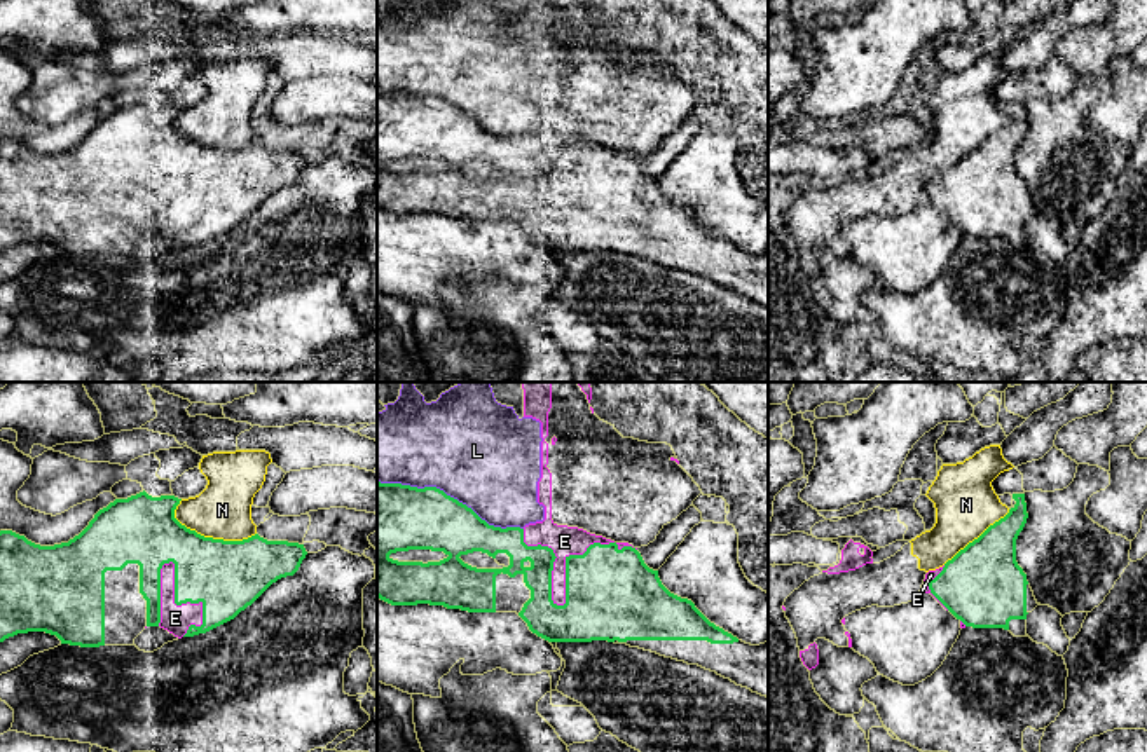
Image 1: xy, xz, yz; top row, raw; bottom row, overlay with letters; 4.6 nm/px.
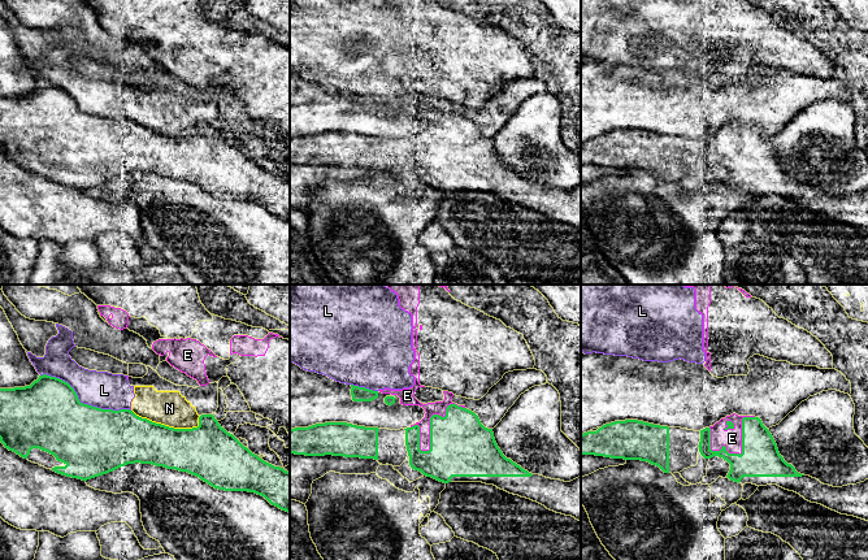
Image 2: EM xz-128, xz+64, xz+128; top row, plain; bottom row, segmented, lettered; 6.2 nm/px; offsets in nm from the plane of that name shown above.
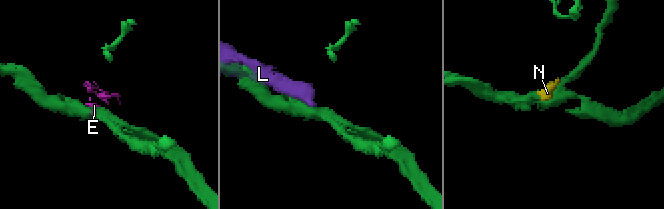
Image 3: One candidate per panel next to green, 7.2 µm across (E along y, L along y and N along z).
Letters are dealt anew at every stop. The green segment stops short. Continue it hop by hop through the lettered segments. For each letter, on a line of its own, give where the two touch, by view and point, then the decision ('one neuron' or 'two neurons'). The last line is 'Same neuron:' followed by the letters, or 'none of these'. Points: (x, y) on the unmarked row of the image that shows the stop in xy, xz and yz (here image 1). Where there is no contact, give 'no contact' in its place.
E: xz (566, 205) | two neurons
L: xz (449, 105) | two neurons
N: xy (212, 147) | two neurons
Same neuron: none of these

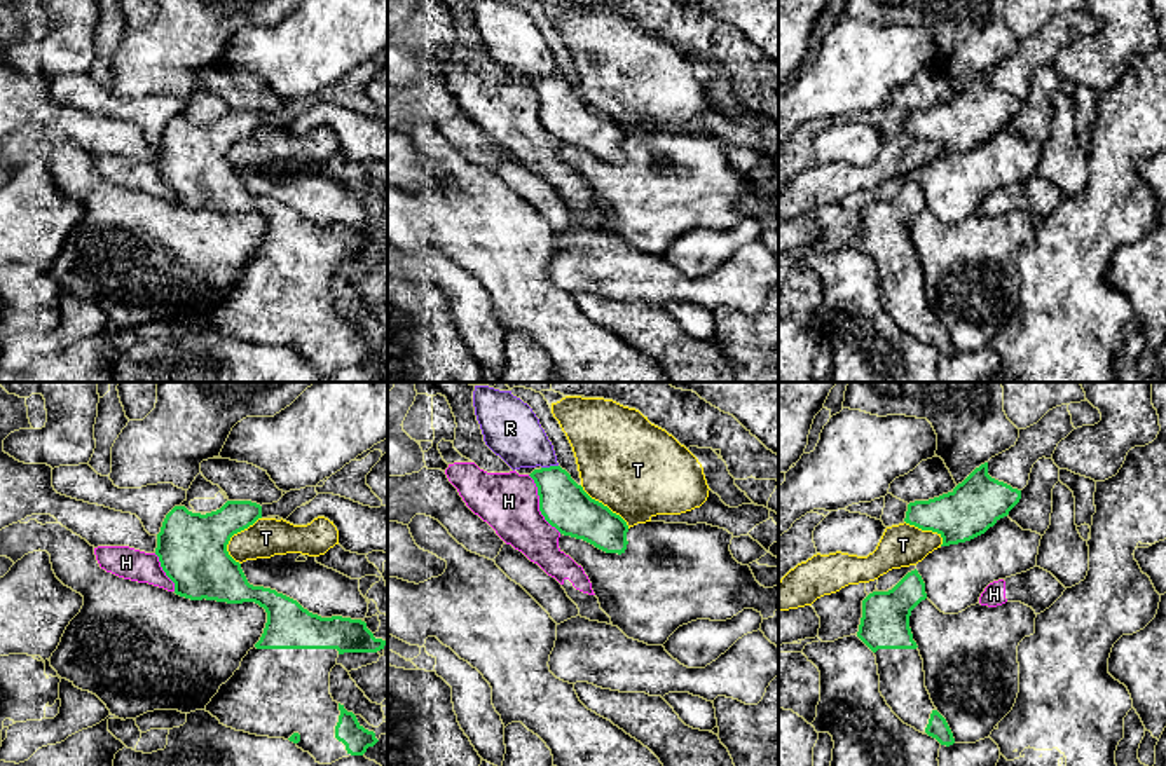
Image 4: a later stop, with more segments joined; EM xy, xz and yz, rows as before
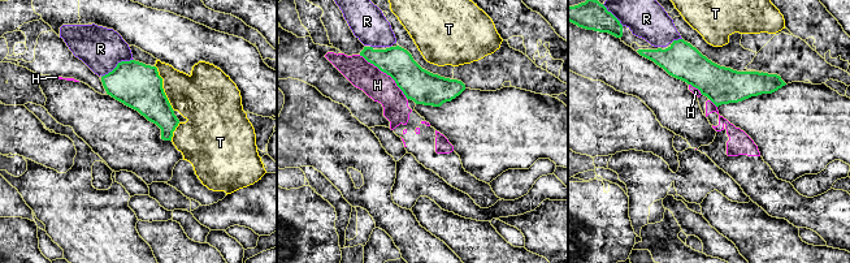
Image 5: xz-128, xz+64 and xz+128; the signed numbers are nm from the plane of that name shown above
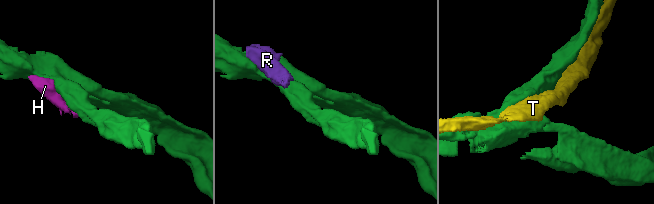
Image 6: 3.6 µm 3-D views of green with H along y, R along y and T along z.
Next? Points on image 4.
H: xz (540, 114) | two neurons
R: xz (550, 75) | two neurons
T: xy (233, 143) | two neurons
Same neuron: none of these

